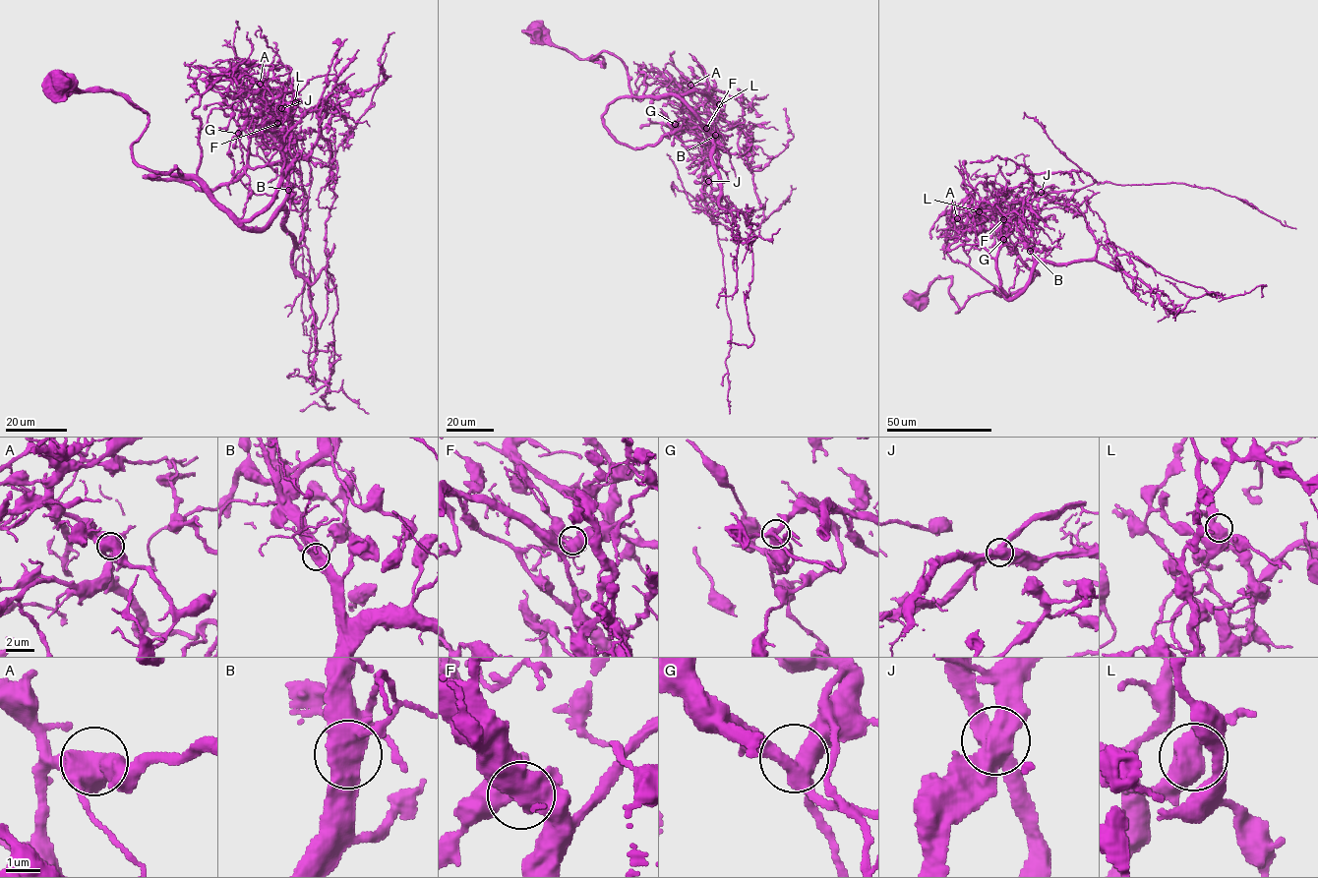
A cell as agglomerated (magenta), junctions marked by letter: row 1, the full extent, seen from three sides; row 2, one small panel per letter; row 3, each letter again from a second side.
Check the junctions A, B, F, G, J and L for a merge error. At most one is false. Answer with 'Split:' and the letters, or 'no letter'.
Split: J

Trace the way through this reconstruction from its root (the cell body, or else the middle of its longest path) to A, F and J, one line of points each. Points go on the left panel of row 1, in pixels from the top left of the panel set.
A: (62, 84), (144, 110), (133, 159), (183, 176), (199, 164), (201, 96), (222, 76), (260, 84)
F: (62, 84), (144, 110), (134, 160), (195, 178), (239, 219), (250, 137), (277, 123)
J: (62, 84), (144, 110), (134, 160), (195, 178), (239, 219), (245, 170), (284, 160), (292, 110), (281, 108)

